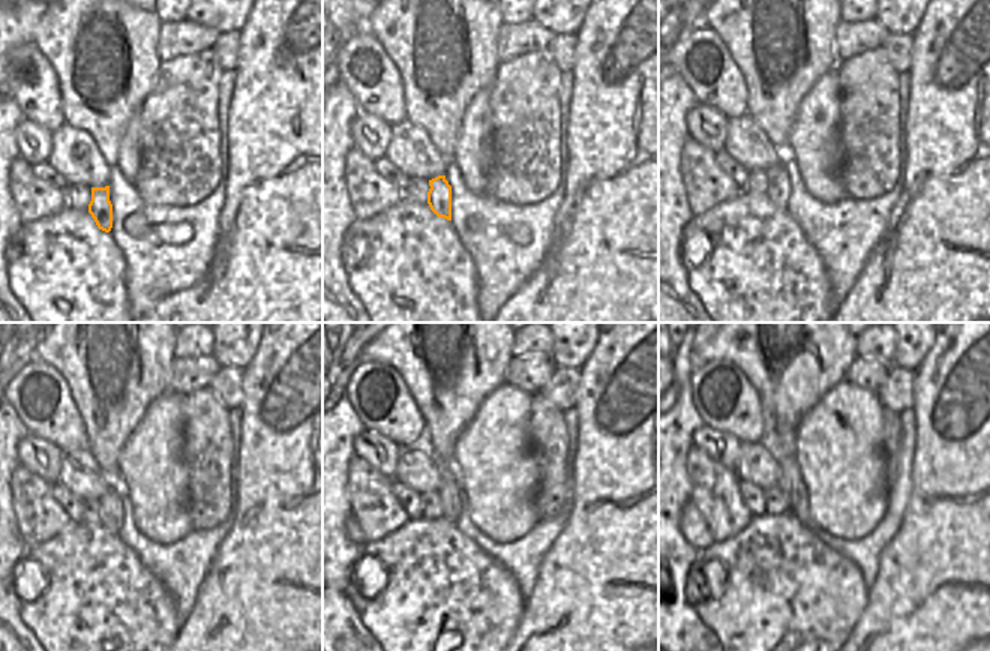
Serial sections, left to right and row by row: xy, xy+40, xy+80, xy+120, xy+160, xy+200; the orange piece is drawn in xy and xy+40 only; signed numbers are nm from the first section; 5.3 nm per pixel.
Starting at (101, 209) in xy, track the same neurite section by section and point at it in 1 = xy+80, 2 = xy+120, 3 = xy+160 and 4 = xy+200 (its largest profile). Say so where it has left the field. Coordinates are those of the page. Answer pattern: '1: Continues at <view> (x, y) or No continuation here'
1: Continues at xy+80 (777, 182)
2: Continues at xy+120 (110, 512)
3: Continues at xy+160 (450, 486)
4: Continues at xy+200 (783, 447)

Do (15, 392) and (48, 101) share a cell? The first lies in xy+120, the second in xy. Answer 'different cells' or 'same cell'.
same cell

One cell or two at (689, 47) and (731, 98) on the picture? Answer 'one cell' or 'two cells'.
one cell

